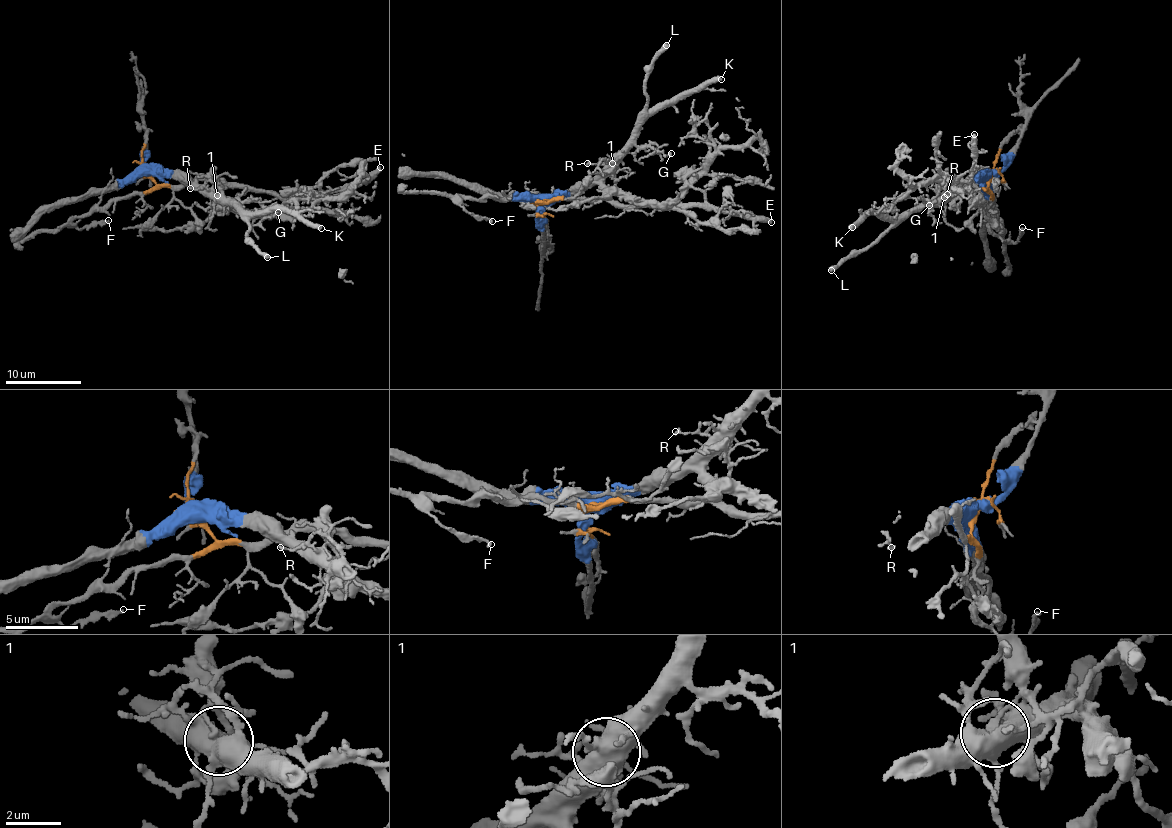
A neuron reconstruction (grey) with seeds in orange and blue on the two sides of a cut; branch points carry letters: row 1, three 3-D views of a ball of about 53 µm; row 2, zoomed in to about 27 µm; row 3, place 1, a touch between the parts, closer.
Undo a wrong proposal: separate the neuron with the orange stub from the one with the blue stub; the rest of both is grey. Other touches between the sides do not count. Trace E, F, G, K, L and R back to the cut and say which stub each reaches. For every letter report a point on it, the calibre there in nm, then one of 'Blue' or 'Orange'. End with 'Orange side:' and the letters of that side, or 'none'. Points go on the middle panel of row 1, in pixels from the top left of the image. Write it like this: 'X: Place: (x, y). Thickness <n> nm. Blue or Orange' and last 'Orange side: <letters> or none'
E: Place: (771, 222). Thickness 440 nm. Orange
F: Place: (492, 221). Thickness 240 nm. Orange
G: Place: (671, 153). Thickness 190 nm. Blue
K: Place: (721, 79). Thickness 460 nm. Blue
L: Place: (666, 45). Thickness 480 nm. Blue
R: Place: (587, 163). Thickness 180 nm. Blue
Orange side: E, F

